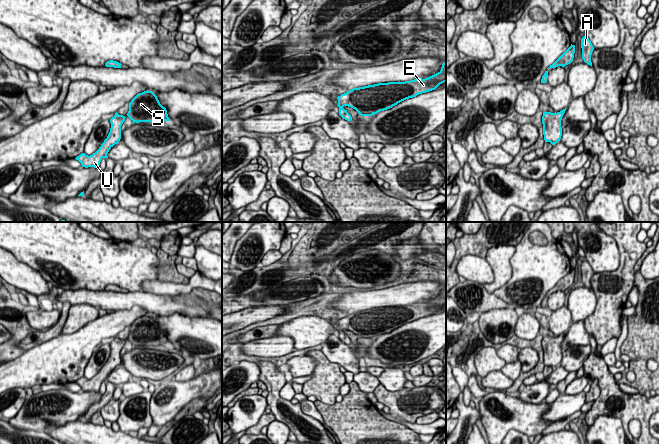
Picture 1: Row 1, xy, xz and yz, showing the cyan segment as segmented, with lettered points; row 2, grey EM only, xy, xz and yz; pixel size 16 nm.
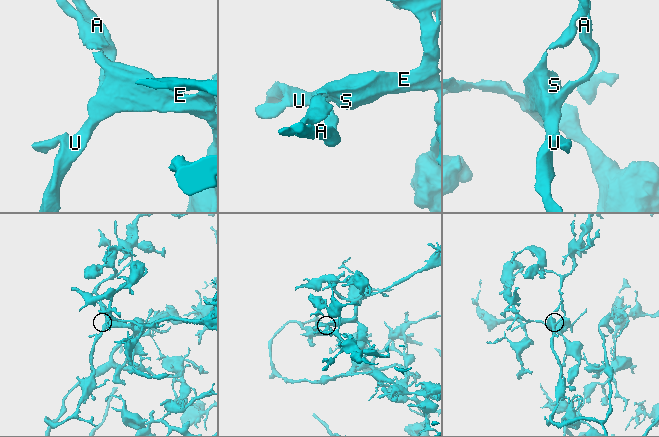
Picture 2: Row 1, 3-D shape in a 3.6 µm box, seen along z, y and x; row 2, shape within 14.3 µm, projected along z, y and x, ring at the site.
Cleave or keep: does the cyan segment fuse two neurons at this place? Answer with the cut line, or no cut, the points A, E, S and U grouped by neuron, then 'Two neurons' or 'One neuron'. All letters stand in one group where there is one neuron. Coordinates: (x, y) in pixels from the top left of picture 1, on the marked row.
No split. Groups: A E S U. One neuron

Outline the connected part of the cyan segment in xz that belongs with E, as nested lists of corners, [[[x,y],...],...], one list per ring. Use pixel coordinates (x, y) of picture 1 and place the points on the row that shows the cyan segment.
[[[446,61],[441,70],[425,79],[419,78],[405,82],[388,82],[353,88],[337,97],[339,115],[351,121],[351,115],[343,107],[355,109],[361,116],[372,116],[392,108],[398,103],[419,94],[435,90],[446,82]]]

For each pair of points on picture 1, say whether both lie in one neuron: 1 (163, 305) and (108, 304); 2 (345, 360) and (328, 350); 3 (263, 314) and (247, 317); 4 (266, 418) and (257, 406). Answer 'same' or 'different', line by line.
1: same
2: same
3: same
4: different

